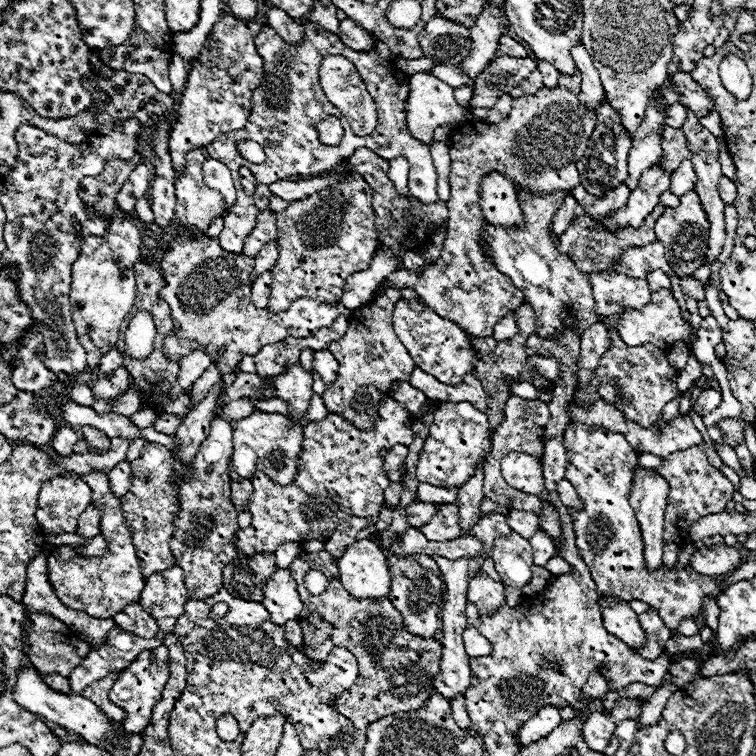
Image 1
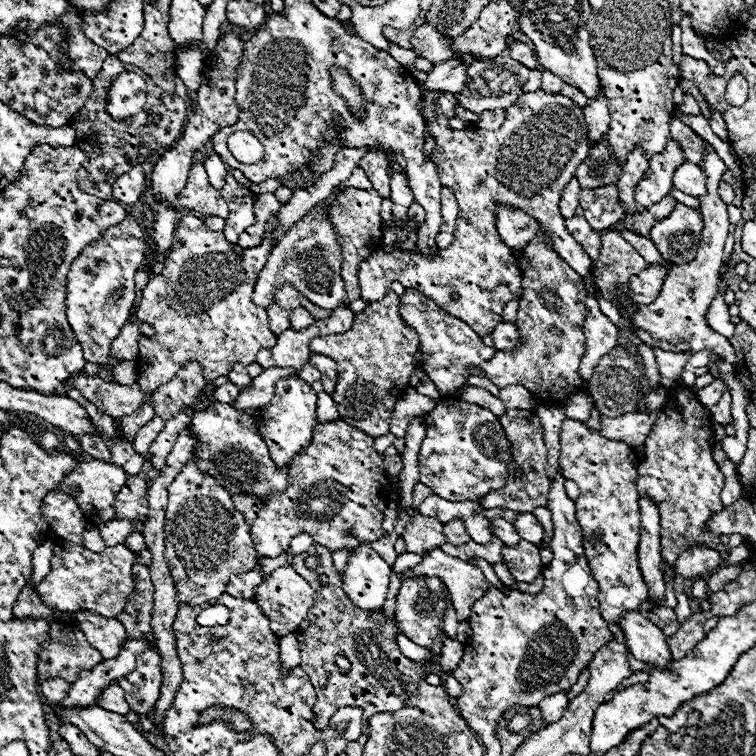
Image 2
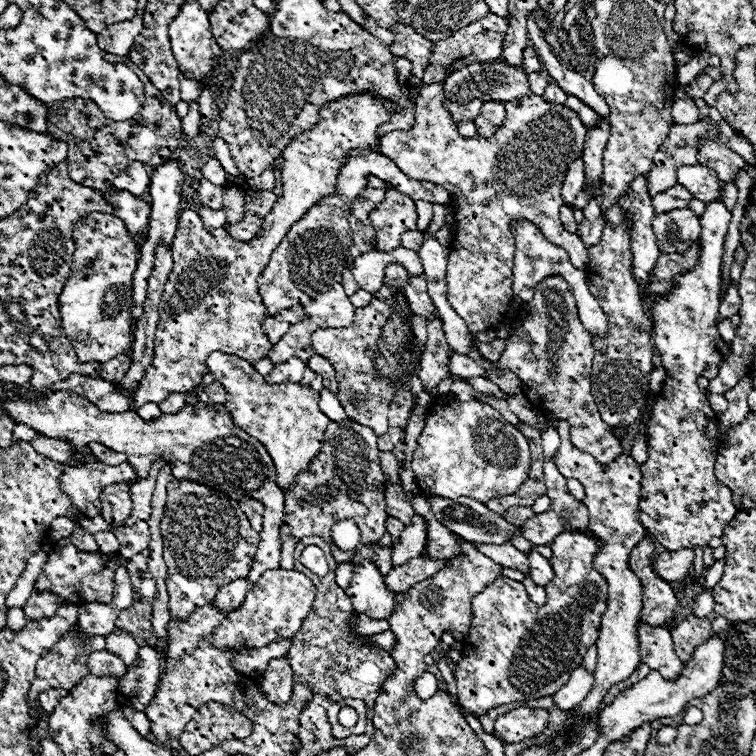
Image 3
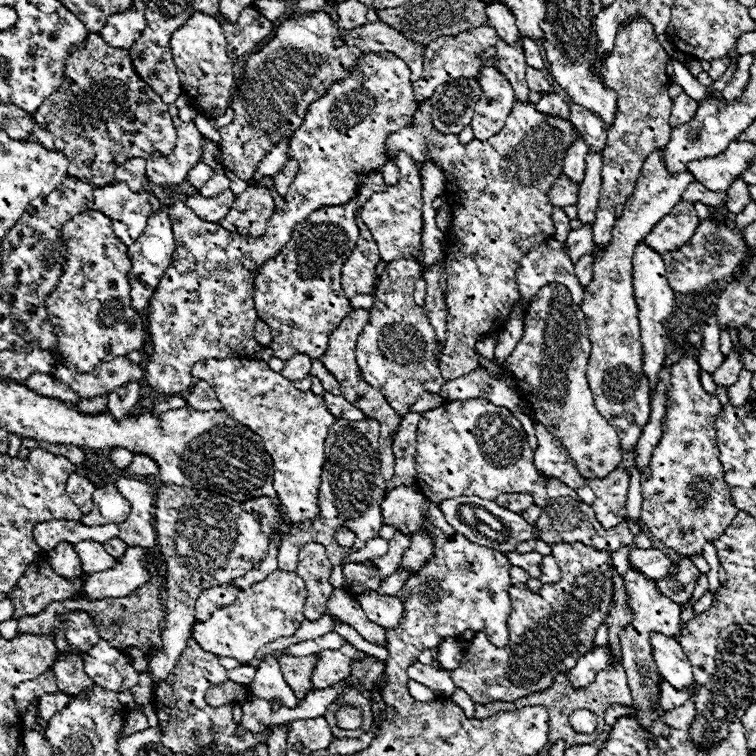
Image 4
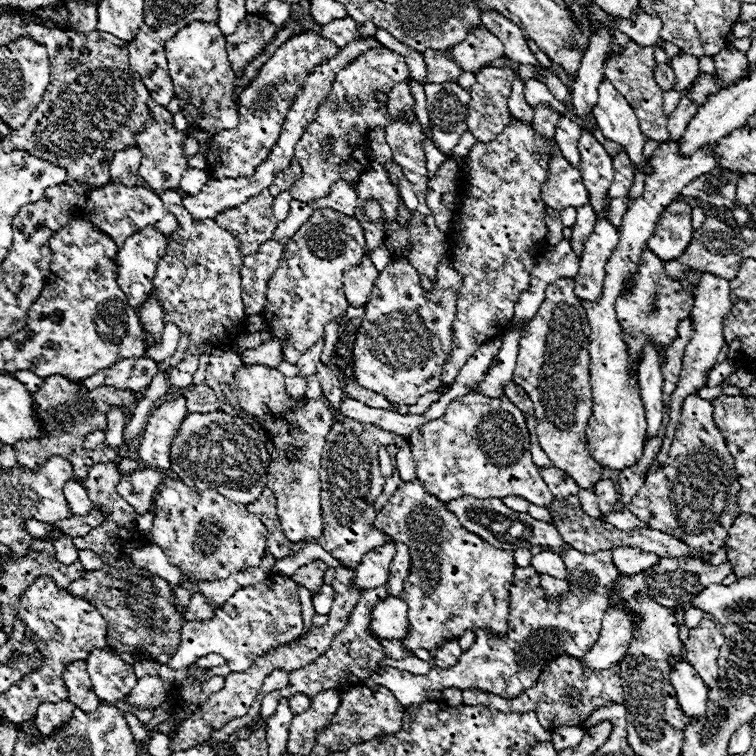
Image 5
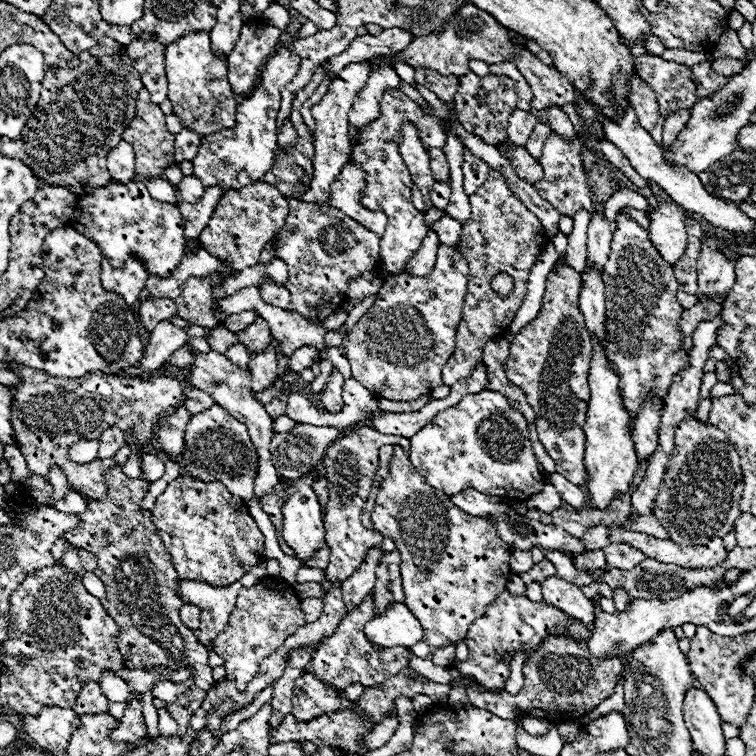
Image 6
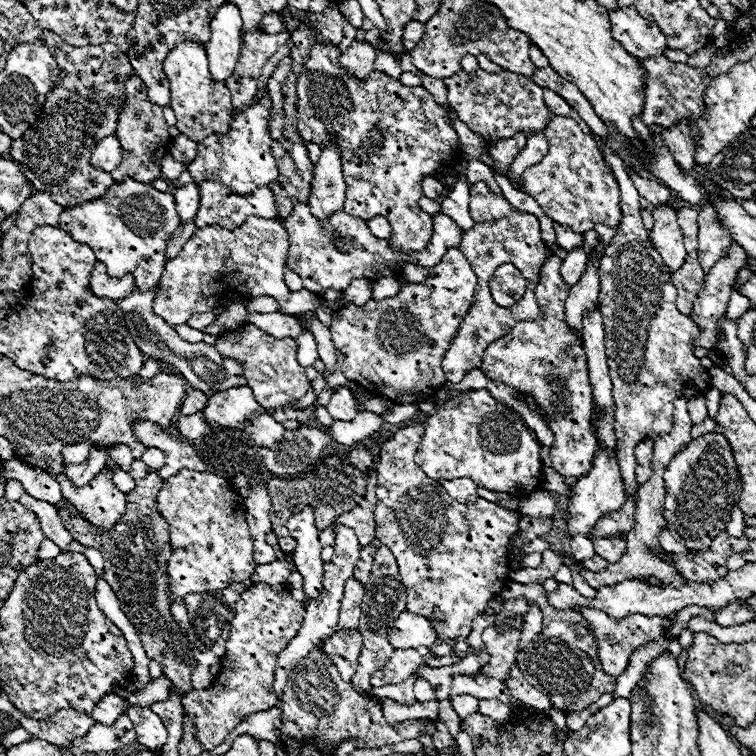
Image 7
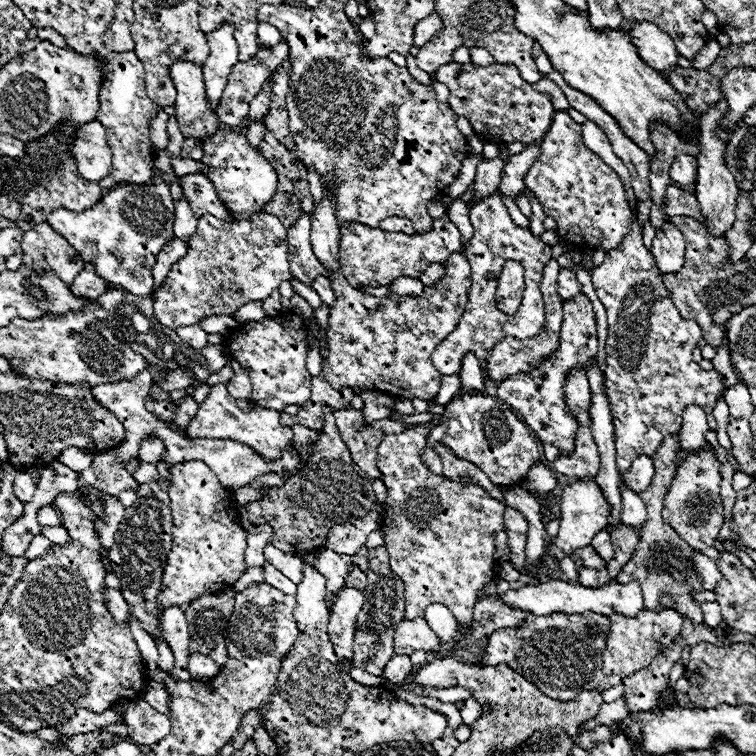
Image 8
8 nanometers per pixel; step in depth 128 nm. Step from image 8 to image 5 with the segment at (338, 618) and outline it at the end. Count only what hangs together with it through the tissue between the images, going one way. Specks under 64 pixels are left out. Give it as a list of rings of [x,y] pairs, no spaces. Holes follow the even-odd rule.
[[[396,540],[386,542],[384,546],[378,546],[376,550],[370,550],[364,554],[360,566],[356,568],[356,578],[354,584],[362,590],[376,588],[380,584],[386,584],[388,580],[388,566],[396,554]]]

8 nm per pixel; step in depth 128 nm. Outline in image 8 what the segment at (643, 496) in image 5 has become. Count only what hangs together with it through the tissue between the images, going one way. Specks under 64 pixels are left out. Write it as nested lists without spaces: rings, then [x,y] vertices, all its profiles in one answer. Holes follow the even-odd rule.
[[[706,444],[704,450],[698,450],[696,454],[688,452],[674,474],[672,486],[668,488],[668,494],[664,496],[664,522],[668,522],[682,540],[686,540],[692,548],[706,554],[710,560],[718,560],[718,552],[714,546],[714,540],[718,538],[718,532],[724,524],[724,506],[720,498],[720,462],[716,456],[716,450]]]

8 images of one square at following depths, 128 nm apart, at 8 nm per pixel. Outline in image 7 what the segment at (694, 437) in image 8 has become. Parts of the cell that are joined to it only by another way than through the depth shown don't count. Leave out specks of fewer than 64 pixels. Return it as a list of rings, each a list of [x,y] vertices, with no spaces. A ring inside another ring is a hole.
[[[696,396],[696,398],[692,398],[690,400],[690,404],[688,404],[688,410],[690,410],[690,418],[692,418],[692,422],[696,424],[696,422],[702,422],[704,418],[706,418],[706,398],[704,396]]]

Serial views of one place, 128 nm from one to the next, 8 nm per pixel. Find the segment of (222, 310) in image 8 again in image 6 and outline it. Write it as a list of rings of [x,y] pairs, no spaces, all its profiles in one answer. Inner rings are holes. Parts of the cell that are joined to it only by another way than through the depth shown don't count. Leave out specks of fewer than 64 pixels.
[[[268,282],[268,284],[260,286],[260,296],[266,304],[278,306],[278,308],[286,308],[288,300],[290,300],[288,290],[284,290],[280,284],[274,284],[274,282]],[[144,300],[140,304],[140,324],[150,336],[158,322],[168,320],[176,314],[176,306],[172,300]]]

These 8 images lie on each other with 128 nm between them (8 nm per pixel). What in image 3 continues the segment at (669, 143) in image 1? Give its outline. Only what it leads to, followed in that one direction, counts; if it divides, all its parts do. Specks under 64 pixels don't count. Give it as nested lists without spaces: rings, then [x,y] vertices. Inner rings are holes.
[[[700,138],[698,158],[700,158],[700,164],[712,168],[722,182],[732,182],[734,174],[740,168],[748,166],[734,150],[728,150],[728,146],[718,142],[704,142],[704,138]]]

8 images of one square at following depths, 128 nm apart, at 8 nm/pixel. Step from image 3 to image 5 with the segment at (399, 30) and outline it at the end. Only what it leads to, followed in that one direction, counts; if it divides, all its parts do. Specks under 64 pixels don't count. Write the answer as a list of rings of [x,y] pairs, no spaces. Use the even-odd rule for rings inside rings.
[[[352,18],[328,22],[326,26],[322,26],[322,34],[342,48],[348,46],[348,42],[352,42],[352,40],[362,38],[360,36],[360,26],[356,22],[352,22]],[[402,82],[400,86],[396,86],[389,94],[388,115],[400,117],[405,116],[407,111],[415,111],[415,102],[410,92],[410,84]]]

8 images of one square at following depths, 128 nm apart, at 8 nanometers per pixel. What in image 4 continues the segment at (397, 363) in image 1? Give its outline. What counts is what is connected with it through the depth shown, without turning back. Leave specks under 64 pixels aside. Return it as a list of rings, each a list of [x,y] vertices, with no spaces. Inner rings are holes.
[[[356,308],[348,314],[348,318],[344,318],[344,322],[332,330],[332,334],[328,334],[328,350],[322,354],[322,362],[324,366],[328,366],[330,374],[340,382],[340,388],[342,388],[342,396],[352,402],[352,406],[360,408],[366,416],[374,418],[380,422],[380,436],[390,436],[390,432],[396,430],[398,426],[398,416],[396,412],[390,408],[390,404],[386,402],[386,398],[372,386],[368,386],[368,382],[362,380],[360,376],[360,370],[358,370],[358,364],[356,364],[356,344],[358,344],[358,338],[364,330],[364,326],[370,322],[370,308]]]

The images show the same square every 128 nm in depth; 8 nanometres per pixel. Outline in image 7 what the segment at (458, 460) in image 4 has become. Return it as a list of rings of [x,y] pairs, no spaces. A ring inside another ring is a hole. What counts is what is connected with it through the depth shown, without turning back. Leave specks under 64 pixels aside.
[[[488,390],[462,392],[426,418],[424,434],[416,452],[416,464],[432,480],[472,478],[478,486],[524,498],[540,488],[542,462],[538,442],[522,418],[494,400]]]

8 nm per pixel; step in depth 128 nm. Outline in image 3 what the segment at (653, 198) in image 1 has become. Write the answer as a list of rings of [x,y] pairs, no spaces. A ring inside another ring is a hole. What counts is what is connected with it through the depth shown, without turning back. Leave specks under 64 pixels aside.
[[[710,118],[704,122],[694,122],[692,126],[680,126],[680,124],[672,126],[666,142],[654,154],[652,170],[646,176],[650,196],[656,196],[656,194],[676,186],[676,168],[678,166],[696,164],[698,138],[702,138],[702,136],[710,138],[710,140],[718,138],[716,126],[710,122]]]

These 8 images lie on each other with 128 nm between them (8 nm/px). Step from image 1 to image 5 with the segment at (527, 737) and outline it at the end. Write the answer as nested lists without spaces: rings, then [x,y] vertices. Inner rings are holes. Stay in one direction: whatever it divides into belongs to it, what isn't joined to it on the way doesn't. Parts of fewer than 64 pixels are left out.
[[[608,608],[602,620],[602,630],[588,654],[582,658],[582,666],[588,670],[602,670],[618,664],[628,650],[634,622],[620,608]]]

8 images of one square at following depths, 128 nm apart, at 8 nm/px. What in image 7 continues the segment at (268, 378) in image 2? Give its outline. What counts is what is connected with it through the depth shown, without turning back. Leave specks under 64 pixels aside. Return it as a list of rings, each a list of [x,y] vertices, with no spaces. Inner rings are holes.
[[[458,248],[448,250],[444,258],[432,266],[424,284],[408,282],[402,284],[400,292],[382,302],[366,302],[366,306],[344,306],[336,310],[330,324],[332,342],[338,354],[338,370],[358,386],[366,388],[378,398],[388,398],[394,404],[420,404],[436,396],[436,392],[446,382],[442,372],[442,358],[458,332],[460,322],[464,320],[468,308],[472,306],[472,296],[476,288],[476,274],[472,272],[468,260]]]

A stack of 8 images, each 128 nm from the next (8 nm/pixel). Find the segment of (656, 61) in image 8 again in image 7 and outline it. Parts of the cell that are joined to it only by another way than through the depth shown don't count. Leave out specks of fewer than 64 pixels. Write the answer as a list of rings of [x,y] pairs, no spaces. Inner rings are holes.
[[[634,6],[612,10],[610,24],[614,38],[636,60],[644,60],[648,56],[662,56],[668,48],[666,36],[660,32],[660,28],[654,22],[644,20]]]

